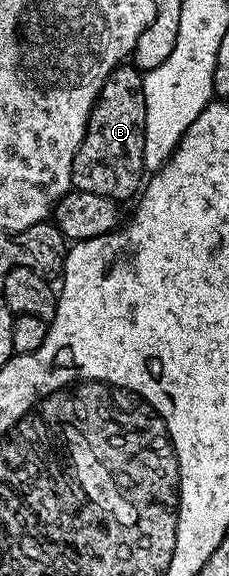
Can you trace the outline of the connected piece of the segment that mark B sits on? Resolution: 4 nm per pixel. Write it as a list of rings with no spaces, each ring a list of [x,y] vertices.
[[[123,65],[114,68],[113,73],[104,81],[94,108],[90,110],[84,141],[72,165],[70,181],[77,190],[100,193],[100,197],[115,201],[133,200],[139,194],[144,183],[142,162],[146,112],[142,77],[143,72],[134,65]]]

